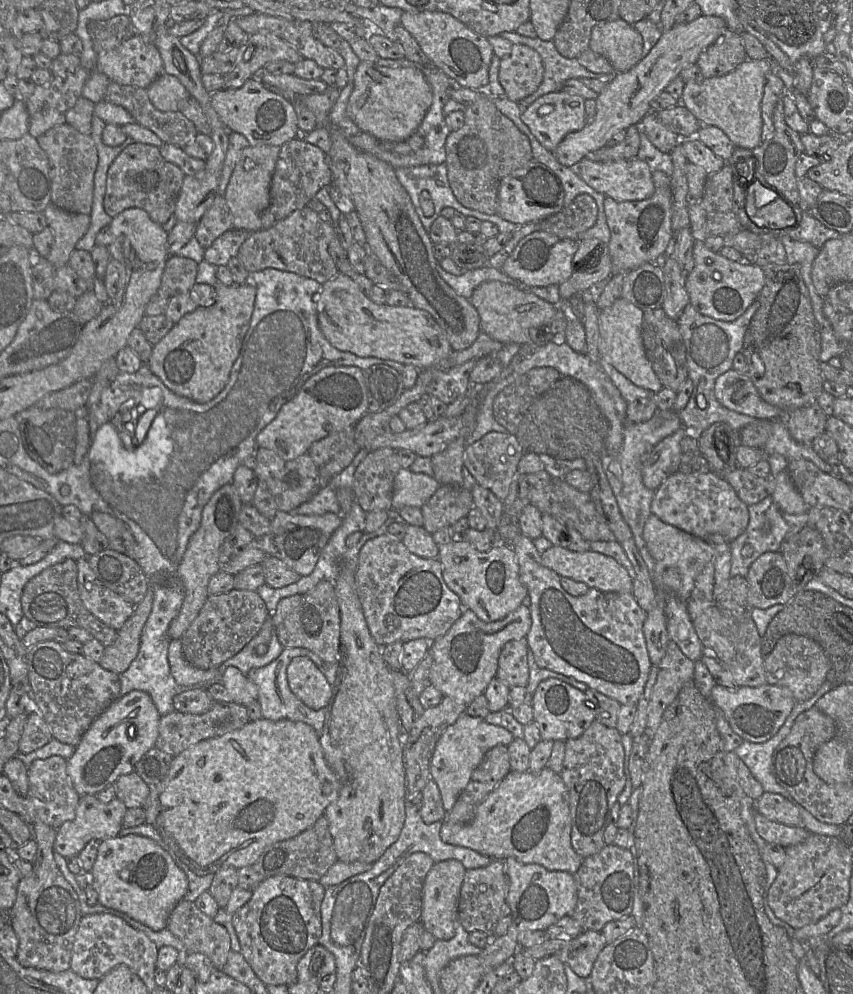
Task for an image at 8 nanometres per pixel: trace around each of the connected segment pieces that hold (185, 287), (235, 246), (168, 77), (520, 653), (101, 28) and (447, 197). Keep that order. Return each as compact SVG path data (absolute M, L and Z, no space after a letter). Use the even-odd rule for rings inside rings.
M170 255L161 278L161 289L169 296L189 291L196 284L198 263L193 259Z
M231 228L221 234L212 245L205 250L204 260L215 266L227 266L230 258L237 256L242 243L250 235L247 230Z
M162 73L147 87L148 97L161 111L180 111L183 102L190 96L180 80L171 74Z
M525 639L507 642L498 658L496 678L509 688L526 687L529 681L527 654L528 645Z
M128 14L116 15L107 20L93 20L89 22L87 31L96 53L112 50L136 35Z
M442 163L439 165L434 165L434 164L427 164L427 165L422 165L422 166L411 166L411 167L400 167L396 169L396 176L401 183L401 185L406 189L407 193L409 194L411 201L414 205L415 211L417 212L423 227L425 230L429 233L429 230L434 222L434 220L441 215L441 210L446 207L450 207L455 209L456 211L462 213L465 217L467 216L472 216L475 217L481 221L488 221L492 222L495 224L499 231L502 233L515 233L521 226L523 225L518 225L514 224L512 222L509 222L502 217L500 217L497 214L494 215L488 215L484 214L482 212L479 212L477 210L473 210L470 208L467 208L463 206L455 197L448 181L448 176L447 176L447 165L446 163ZM422 191L428 191L431 200L433 201L434 204L434 213L431 216L427 216L424 214L423 209L420 206L419 202L419 195L421 194Z

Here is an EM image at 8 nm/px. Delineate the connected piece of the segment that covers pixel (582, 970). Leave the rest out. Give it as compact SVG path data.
M583 930L578 936L572 938L570 943L556 955L576 975L581 978L588 978L598 954L606 944L601 932Z

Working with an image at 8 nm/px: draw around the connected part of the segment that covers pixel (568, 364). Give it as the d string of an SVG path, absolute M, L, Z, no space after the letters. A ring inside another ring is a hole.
M550 340L546 343L537 345L535 347L535 350L532 350L532 353L530 355L525 355L520 363L518 363L515 366L515 369L513 372L507 376L505 379L498 381L497 383L492 384L492 382L489 382L488 384L482 384L480 385L480 405L478 409L478 413L476 416L476 424L473 429L473 431L466 437L466 447L475 441L479 440L481 437L483 437L485 434L489 432L500 432L500 433L507 433L507 429L504 428L502 425L500 425L493 416L493 402L495 397L508 385L512 384L516 379L518 379L520 376L527 373L529 370L537 367L552 367L555 368L562 377L568 376L575 378L582 382L590 391L591 396L593 397L595 403L600 408L602 414L605 416L605 418L608 421L608 432L607 435L604 438L604 445L603 445L603 452L601 457L601 465L602 469L606 475L607 484L610 487L610 489L613 491L621 515L625 522L630 527L633 538L635 541L635 545L642 556L647 570L649 574L652 577L653 581L653 573L654 573L654 560L649 553L644 538L643 538L643 529L644 525L649 518L651 513L651 504L652 500L654 498L654 492L651 489L648 489L643 481L642 481L642 468L644 459L647 455L647 453L662 439L665 437L673 434L677 430L679 430L682 427L682 423L680 418L678 417L678 412L671 412L666 414L664 417L661 416L653 416L651 419L645 421L645 422L638 422L638 423L632 423L627 420L626 416L626 410L627 410L627 404L628 402L623 398L621 395L619 389L613 384L609 376L604 372L602 367L598 362L592 361L587 355L576 352L573 350L564 340Z

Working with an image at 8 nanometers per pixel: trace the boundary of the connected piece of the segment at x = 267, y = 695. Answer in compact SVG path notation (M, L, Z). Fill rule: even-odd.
M284 648L276 659L263 667L249 670L246 677L253 681L258 688L257 700L261 705L262 718L270 720L289 719L305 722L311 725L320 737L325 722L326 707L319 710L309 708L291 691L288 684L287 667L291 660L297 656L308 657L315 665L320 666L322 669L336 669L337 672L337 663L325 662L308 649Z

